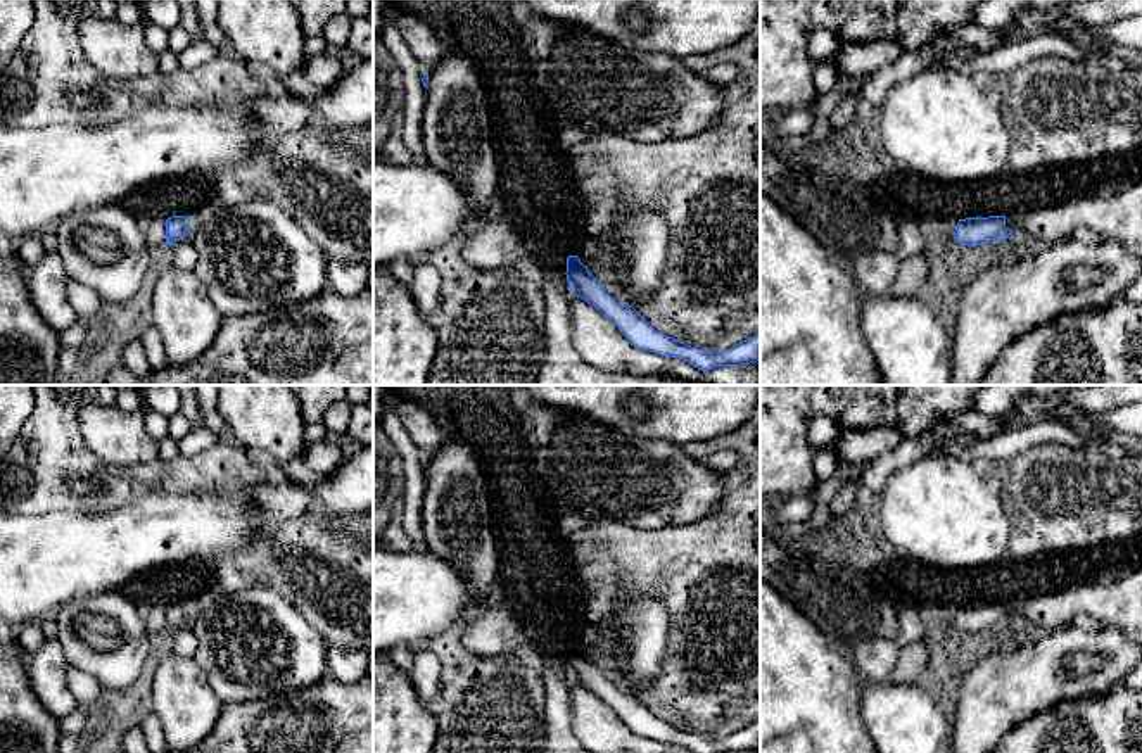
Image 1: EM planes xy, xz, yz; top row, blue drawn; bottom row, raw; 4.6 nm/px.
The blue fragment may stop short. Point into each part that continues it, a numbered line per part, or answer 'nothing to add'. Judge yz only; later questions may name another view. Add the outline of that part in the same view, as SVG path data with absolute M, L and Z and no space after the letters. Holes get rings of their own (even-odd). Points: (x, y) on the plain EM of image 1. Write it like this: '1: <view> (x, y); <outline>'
nothing to add

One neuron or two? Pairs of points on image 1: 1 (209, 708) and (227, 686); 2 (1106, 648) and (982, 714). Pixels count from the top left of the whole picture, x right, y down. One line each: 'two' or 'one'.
1: two
2: one

